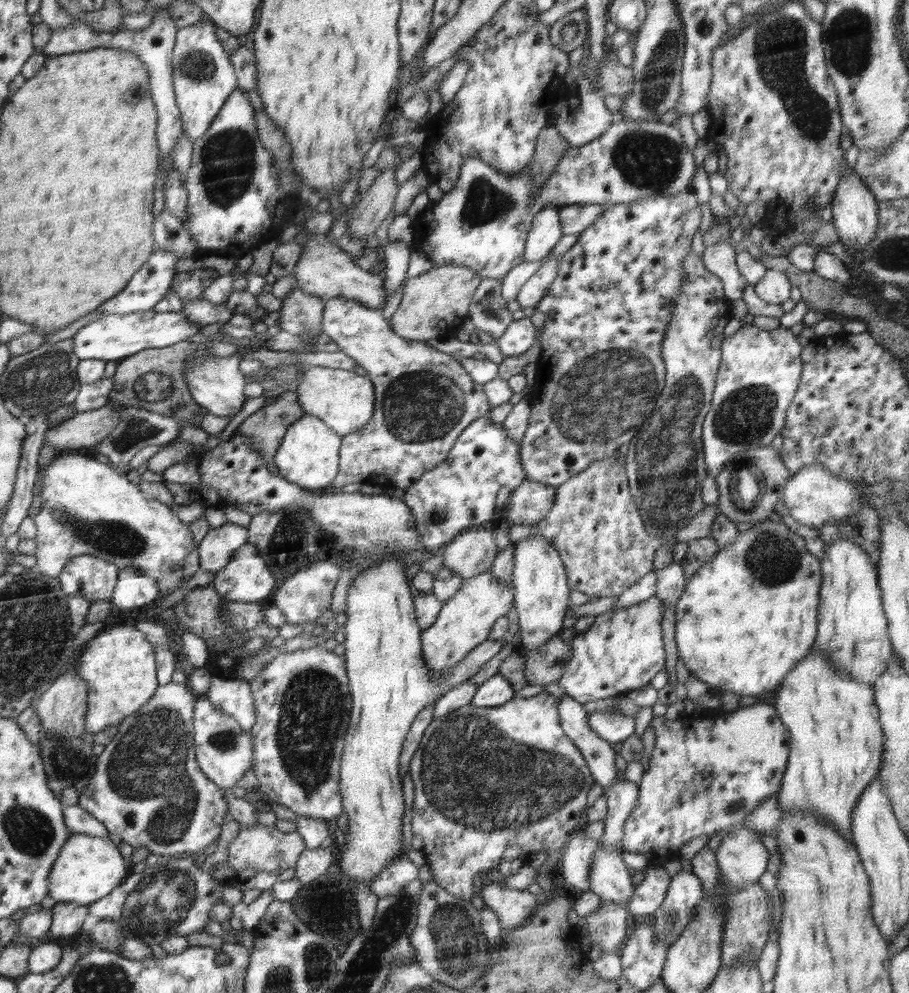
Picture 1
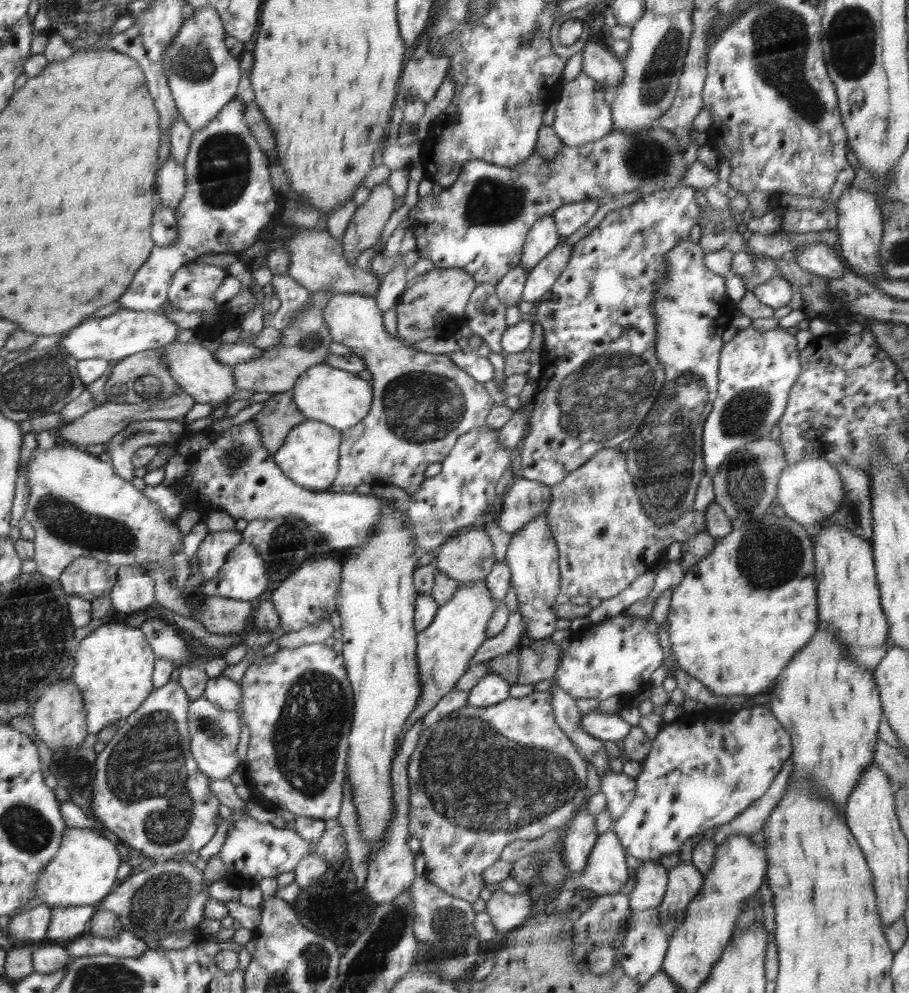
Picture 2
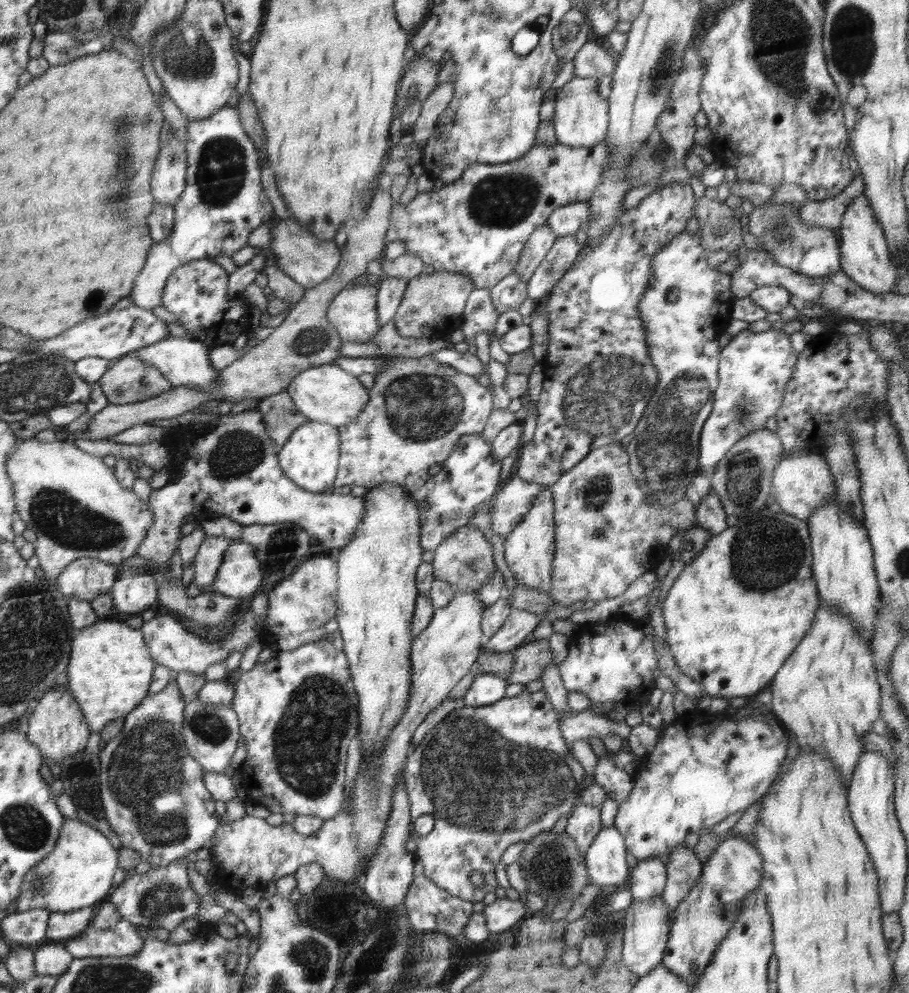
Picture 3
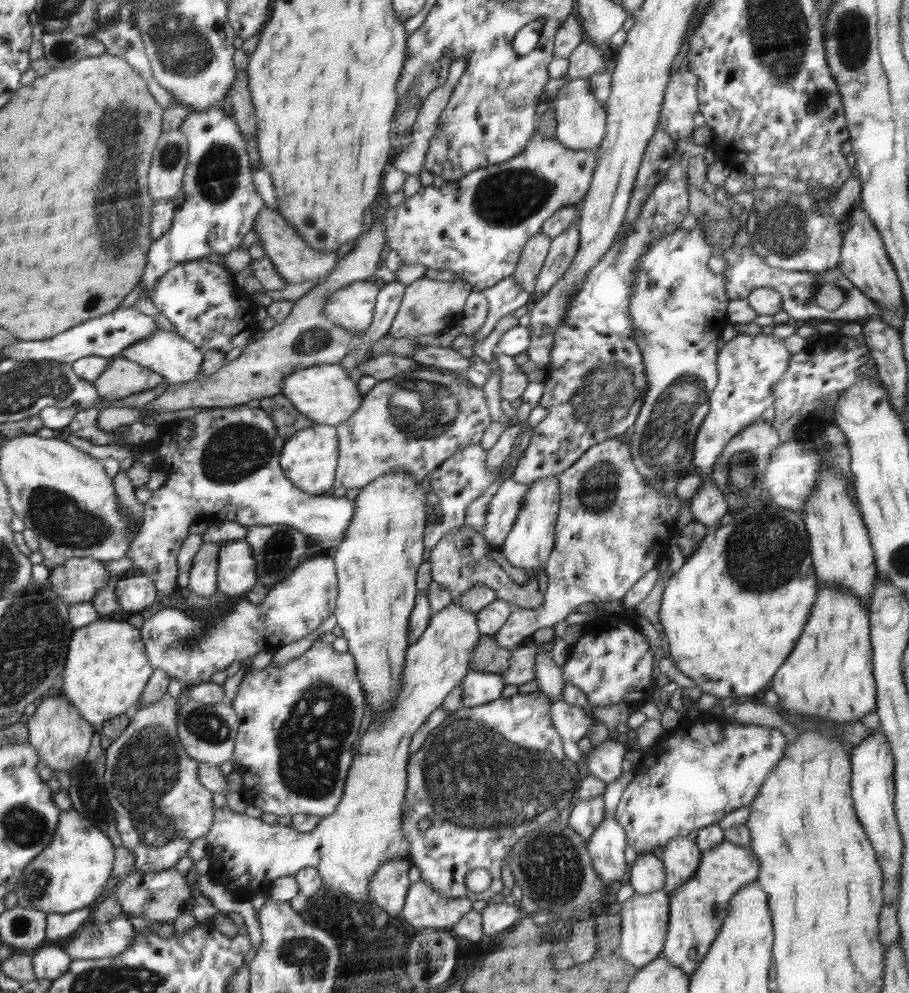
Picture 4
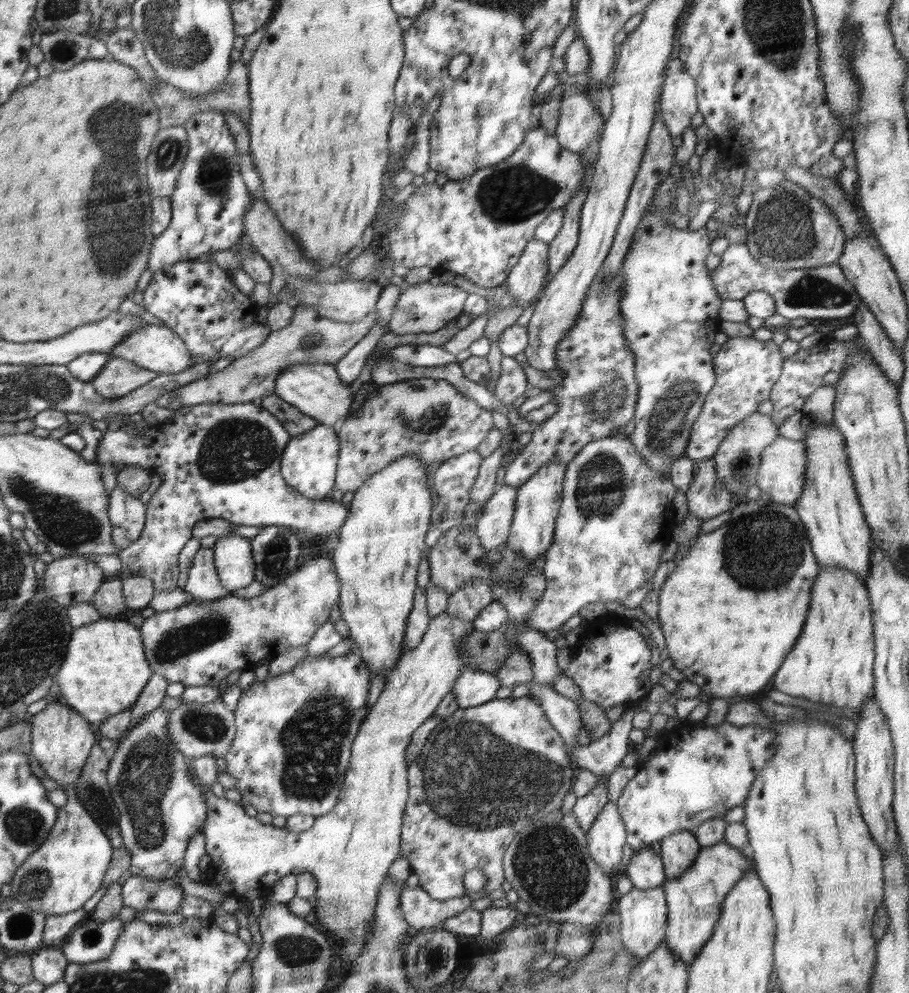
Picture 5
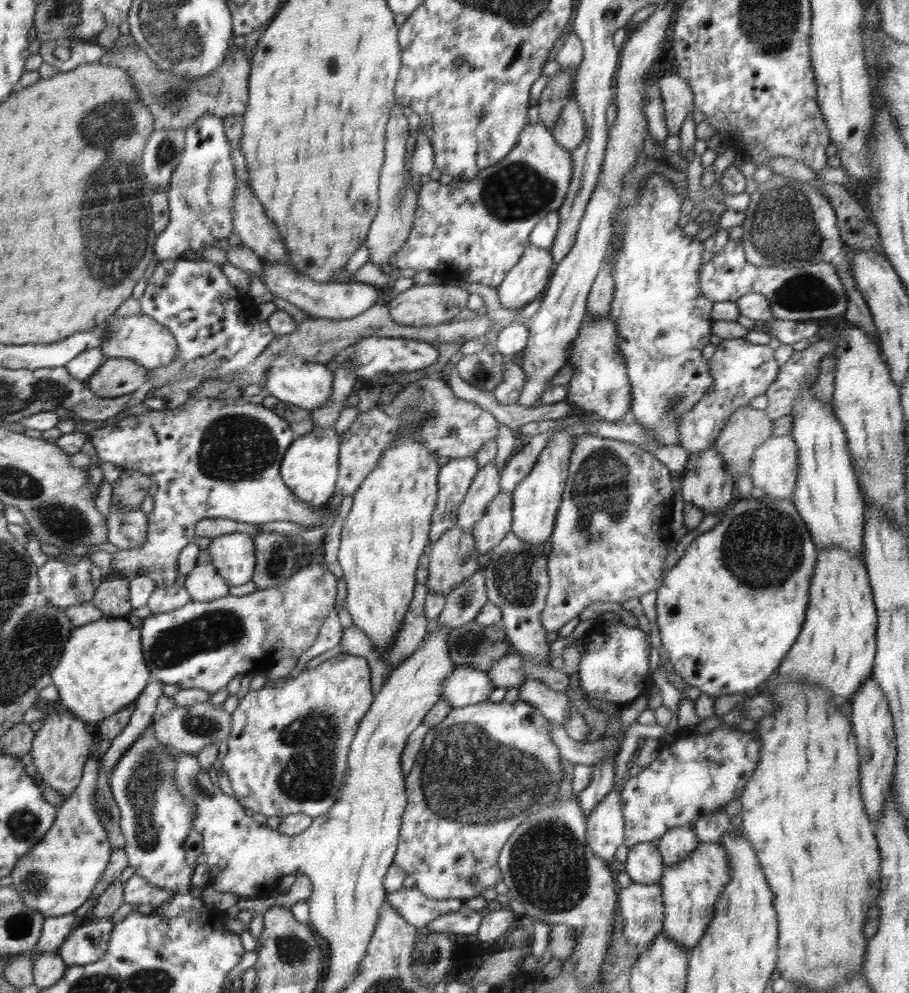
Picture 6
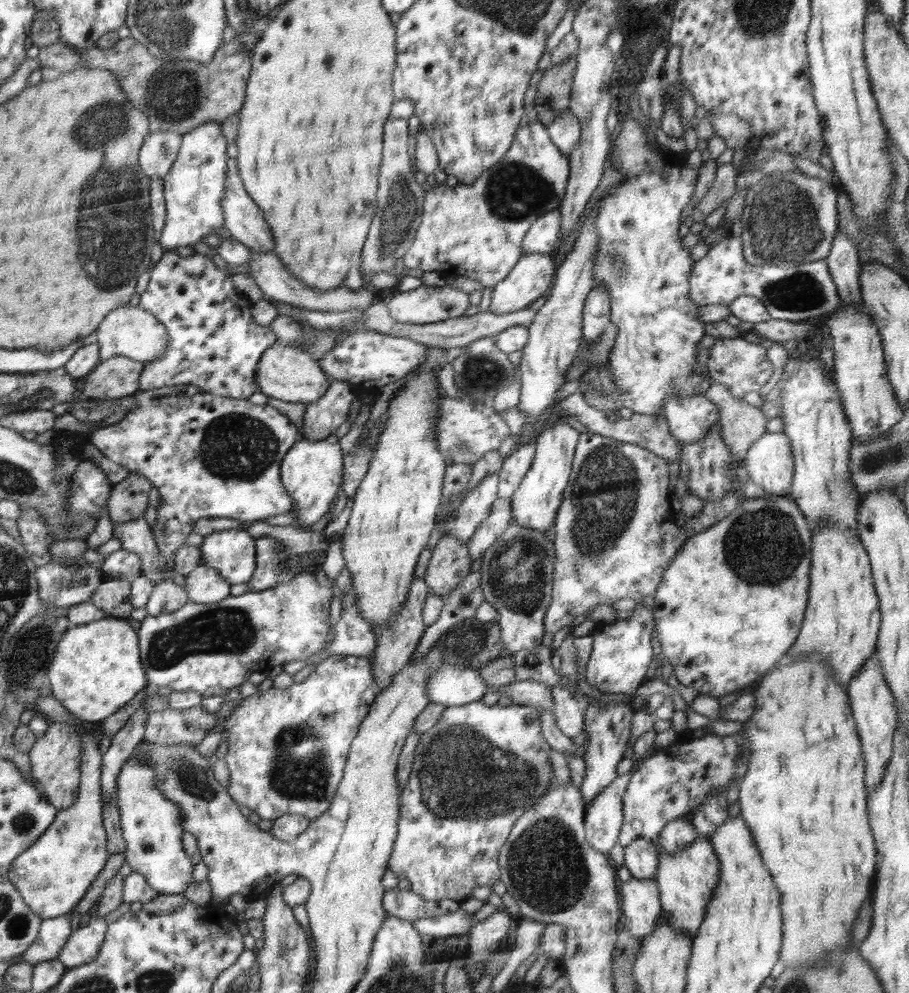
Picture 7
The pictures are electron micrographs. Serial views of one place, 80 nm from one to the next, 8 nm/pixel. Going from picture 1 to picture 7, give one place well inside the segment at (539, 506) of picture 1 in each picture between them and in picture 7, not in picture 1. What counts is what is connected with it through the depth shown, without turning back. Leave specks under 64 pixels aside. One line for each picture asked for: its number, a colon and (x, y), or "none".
2: (524, 499)
3: (514, 498)
4: (503, 509)
5: (493, 527)
6: (496, 523)
7: (497, 521)

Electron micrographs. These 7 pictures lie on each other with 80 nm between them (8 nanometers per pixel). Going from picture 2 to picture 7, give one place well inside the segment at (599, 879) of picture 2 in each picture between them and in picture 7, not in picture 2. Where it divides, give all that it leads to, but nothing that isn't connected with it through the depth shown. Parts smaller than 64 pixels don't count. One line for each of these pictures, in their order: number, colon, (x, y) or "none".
3: (606, 862)
4: (606, 846)
5: (605, 840)
6: (605, 830)
7: (603, 819)

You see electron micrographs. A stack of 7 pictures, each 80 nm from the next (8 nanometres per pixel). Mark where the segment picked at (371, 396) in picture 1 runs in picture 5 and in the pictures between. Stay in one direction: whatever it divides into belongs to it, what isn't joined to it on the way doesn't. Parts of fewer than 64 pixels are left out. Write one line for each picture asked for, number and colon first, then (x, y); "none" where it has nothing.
2: (341, 399)
3: (327, 394)
4: (328, 395)
5: (316, 389)

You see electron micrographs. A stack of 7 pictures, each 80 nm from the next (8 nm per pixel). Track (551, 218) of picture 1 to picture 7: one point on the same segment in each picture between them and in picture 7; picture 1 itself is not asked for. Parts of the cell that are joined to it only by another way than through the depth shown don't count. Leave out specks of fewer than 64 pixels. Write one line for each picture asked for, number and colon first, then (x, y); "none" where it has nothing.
2: (543, 237)
3: (537, 247)
4: (533, 255)
5: (526, 280)
6: (528, 278)
7: (532, 276)

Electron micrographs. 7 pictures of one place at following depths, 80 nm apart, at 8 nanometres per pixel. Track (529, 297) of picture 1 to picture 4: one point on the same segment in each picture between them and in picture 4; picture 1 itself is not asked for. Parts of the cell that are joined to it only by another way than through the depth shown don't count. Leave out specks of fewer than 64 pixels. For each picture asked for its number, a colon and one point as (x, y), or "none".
2: (540, 279)
3: (563, 253)
4: (563, 248)

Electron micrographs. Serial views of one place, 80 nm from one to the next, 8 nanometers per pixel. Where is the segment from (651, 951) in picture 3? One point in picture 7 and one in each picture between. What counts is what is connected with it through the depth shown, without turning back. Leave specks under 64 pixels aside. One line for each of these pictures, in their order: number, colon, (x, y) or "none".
4: (644, 917)
5: (643, 913)
6: (641, 906)
7: (641, 905)

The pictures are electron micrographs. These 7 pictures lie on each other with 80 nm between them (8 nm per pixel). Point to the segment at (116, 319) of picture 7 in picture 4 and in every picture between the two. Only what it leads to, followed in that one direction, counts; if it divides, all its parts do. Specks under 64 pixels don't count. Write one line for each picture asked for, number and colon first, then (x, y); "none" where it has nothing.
4: (167, 353)
5: (156, 347)
6: (140, 338)

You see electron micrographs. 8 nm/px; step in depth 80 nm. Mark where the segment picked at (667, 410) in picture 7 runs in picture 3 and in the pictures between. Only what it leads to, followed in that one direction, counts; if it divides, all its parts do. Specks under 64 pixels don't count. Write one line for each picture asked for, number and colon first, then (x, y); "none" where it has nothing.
3: (754, 367)
4: (748, 366)
5: (746, 368)
6: (741, 370)

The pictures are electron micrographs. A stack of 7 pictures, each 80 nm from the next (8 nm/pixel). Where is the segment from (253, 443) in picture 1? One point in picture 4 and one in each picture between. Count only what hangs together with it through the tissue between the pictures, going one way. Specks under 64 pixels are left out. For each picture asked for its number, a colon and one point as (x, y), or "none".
2: (280, 414)
3: (282, 417)
4: (288, 420)

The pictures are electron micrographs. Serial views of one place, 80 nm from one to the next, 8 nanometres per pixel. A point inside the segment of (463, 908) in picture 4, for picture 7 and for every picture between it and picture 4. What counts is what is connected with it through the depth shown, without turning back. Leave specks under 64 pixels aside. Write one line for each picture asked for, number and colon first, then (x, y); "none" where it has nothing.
5: (422, 911)
6: (418, 909)
7: (405, 904)

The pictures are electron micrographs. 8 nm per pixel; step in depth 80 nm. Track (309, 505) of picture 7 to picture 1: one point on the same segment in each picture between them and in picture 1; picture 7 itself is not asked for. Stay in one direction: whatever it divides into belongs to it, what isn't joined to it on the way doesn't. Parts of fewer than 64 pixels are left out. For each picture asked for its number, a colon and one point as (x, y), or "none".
1: (308, 455)
2: (309, 456)
3: (310, 457)
4: (308, 458)
5: (308, 464)
6: (310, 467)

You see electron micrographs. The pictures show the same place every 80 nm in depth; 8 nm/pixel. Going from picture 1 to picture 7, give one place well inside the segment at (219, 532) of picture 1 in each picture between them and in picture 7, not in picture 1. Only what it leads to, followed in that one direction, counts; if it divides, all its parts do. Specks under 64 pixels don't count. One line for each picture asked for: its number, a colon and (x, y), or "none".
2: (212, 553)
3: (210, 554)
4: (203, 579)
5: (203, 582)
6: (203, 583)
7: (203, 585)

